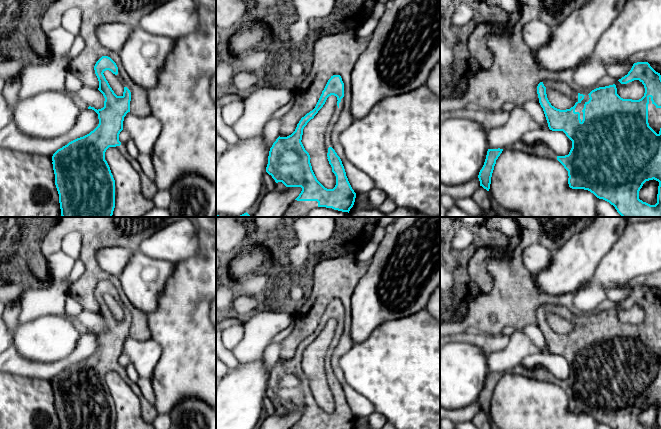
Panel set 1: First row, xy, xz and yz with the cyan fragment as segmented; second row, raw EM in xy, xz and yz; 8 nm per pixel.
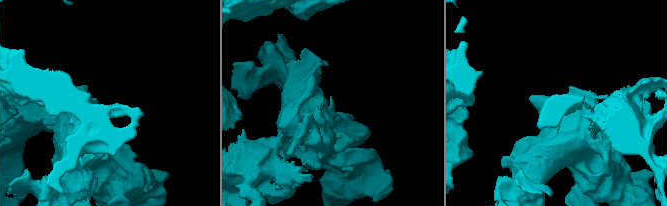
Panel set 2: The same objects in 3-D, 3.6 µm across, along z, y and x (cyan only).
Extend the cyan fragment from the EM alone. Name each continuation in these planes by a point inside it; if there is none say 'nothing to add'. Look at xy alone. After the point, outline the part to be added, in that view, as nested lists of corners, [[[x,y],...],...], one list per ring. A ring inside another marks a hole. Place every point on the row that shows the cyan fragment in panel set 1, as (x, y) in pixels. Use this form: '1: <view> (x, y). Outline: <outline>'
1: xy (149, 189). Outline: [[[121,143],[120,146],[116,146],[120,153],[128,160],[135,171],[139,174],[141,193],[147,199],[154,199],[156,193],[159,191],[155,182],[150,180],[142,171],[142,168],[137,159],[131,157],[126,149],[126,145]]]

